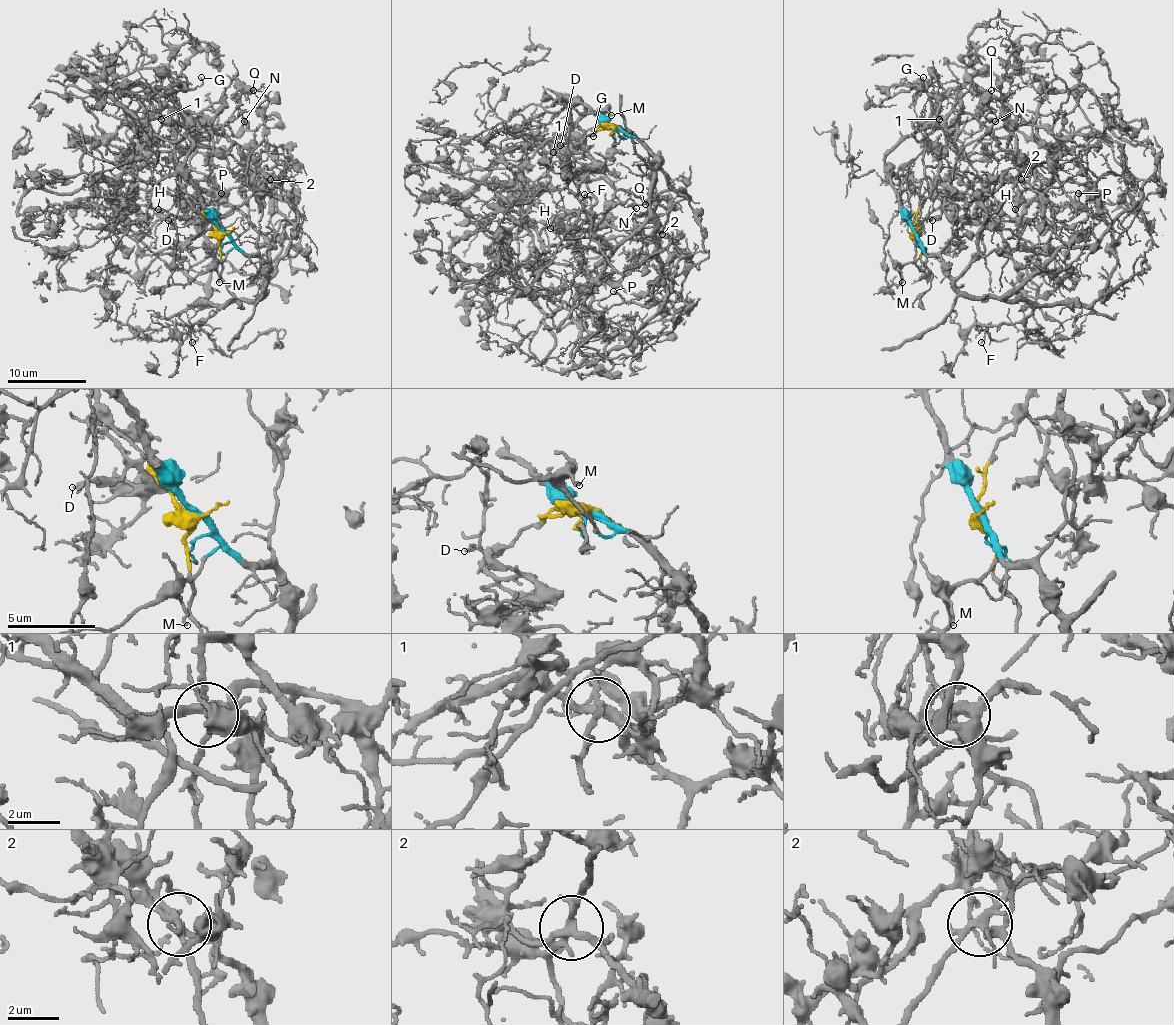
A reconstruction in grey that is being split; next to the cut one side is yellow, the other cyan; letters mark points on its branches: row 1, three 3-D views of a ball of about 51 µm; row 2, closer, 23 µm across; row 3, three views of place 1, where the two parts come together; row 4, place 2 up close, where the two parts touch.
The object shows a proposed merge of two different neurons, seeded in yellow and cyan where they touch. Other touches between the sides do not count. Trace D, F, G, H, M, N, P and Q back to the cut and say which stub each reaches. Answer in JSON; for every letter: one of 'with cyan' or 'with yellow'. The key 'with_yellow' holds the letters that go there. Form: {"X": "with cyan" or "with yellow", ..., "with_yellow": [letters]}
{"D": "with yellow", "F": "with cyan", "G": "with yellow", "H": "with yellow", "M": "with cyan", "N": "with yellow", "P": "with cyan", "Q": "with yellow", "with_yellow": ["D", "G", "H", "N", "Q"]}

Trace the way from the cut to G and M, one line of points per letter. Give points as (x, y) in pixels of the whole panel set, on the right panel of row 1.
G: (914, 232), (945, 143), (945, 125), (931, 117), (941, 90), (931, 68), (935, 80), (924, 88), (924, 78)
M: (914, 232), (926, 249), (914, 261), (898, 269), (902, 273), (902, 283)

